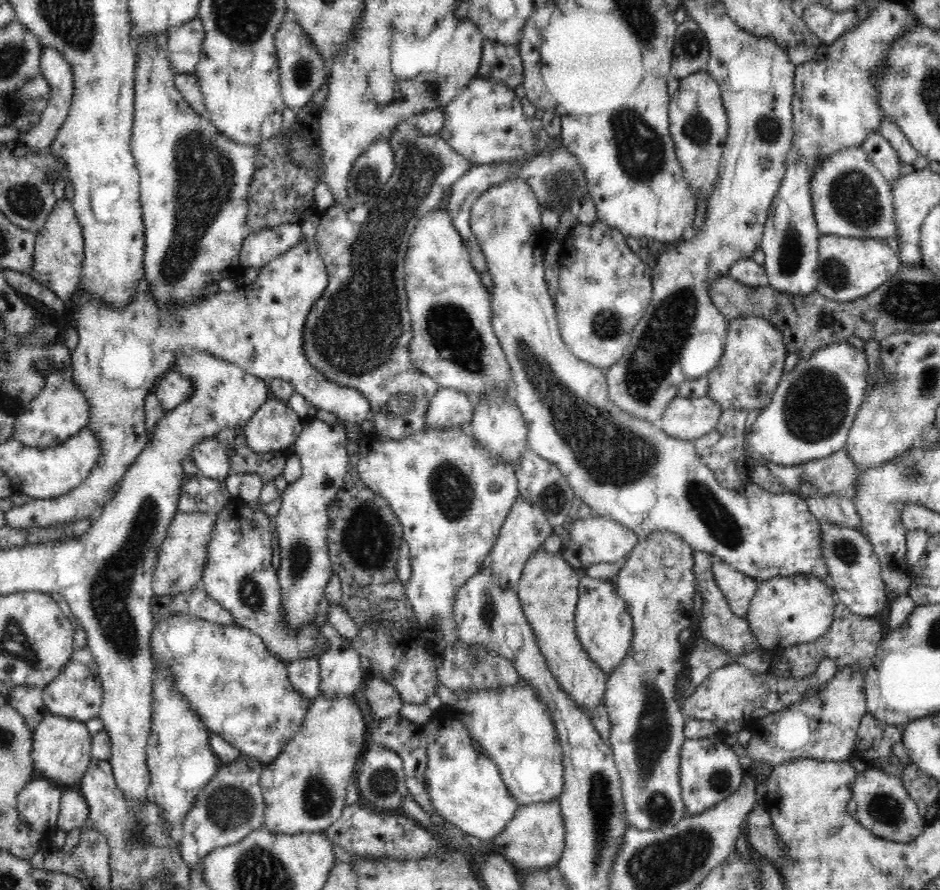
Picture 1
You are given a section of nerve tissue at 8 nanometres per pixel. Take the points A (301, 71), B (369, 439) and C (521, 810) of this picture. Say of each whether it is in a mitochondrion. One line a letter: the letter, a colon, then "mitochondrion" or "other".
A: mitochondrion
B: other
C: other

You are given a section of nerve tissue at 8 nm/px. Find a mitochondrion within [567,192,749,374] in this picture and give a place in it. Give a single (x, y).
(604, 325)

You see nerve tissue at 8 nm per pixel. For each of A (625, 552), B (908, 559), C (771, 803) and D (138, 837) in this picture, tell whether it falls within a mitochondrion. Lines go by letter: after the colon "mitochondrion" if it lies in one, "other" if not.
A: other
B: other
C: other
D: mitochondrion

